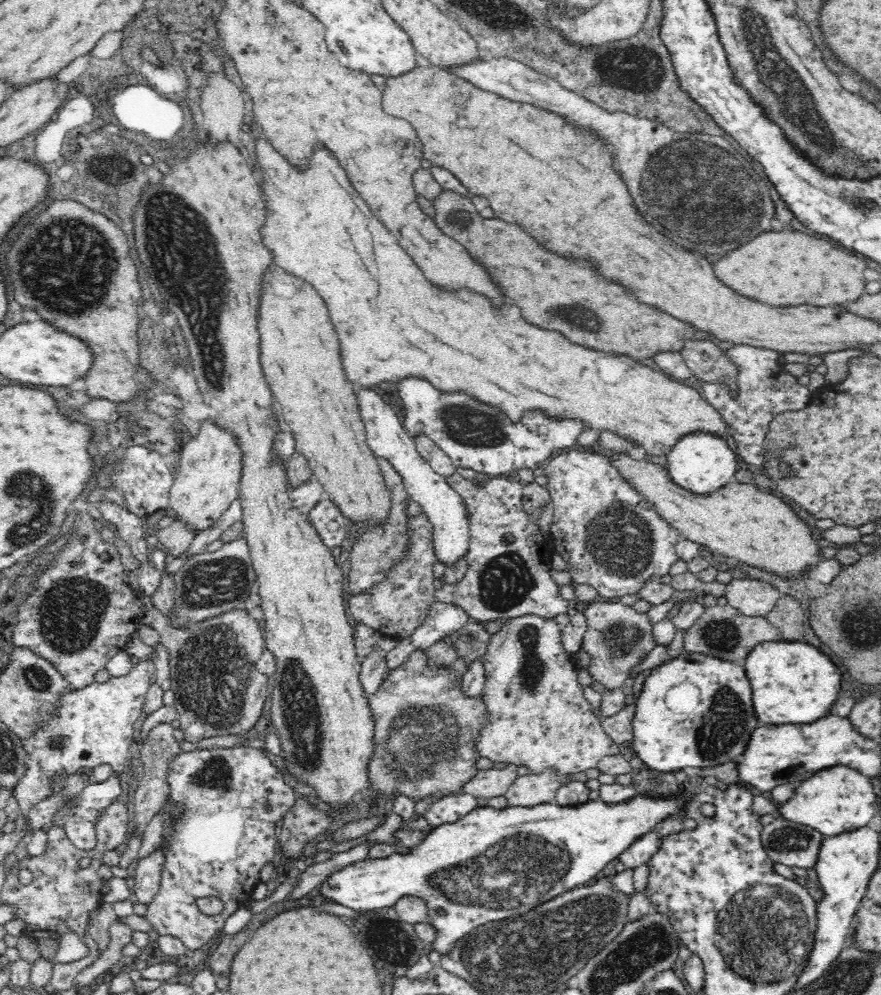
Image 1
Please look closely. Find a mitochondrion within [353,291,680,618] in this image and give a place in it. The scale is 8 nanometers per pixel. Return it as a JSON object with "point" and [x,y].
{"point":[620,539]}

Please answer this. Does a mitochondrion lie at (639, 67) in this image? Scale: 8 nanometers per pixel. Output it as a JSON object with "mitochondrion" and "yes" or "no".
{"mitochondrion":"yes"}

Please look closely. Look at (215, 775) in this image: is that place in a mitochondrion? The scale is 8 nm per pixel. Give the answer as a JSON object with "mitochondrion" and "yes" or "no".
{"mitochondrion":"yes"}

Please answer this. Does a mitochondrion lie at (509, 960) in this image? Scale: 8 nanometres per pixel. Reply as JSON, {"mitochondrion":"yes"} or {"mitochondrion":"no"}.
{"mitochondrion":"yes"}

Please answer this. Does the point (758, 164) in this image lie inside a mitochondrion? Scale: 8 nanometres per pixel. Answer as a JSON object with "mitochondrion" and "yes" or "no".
{"mitochondrion":"yes"}

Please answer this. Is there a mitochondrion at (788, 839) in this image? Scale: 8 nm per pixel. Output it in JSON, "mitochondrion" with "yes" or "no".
{"mitochondrion":"yes"}

